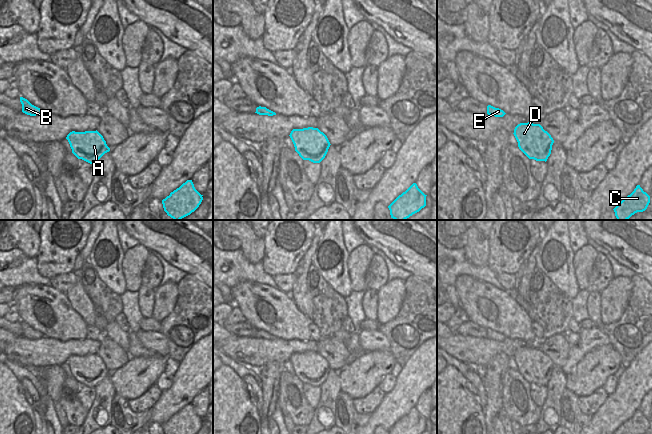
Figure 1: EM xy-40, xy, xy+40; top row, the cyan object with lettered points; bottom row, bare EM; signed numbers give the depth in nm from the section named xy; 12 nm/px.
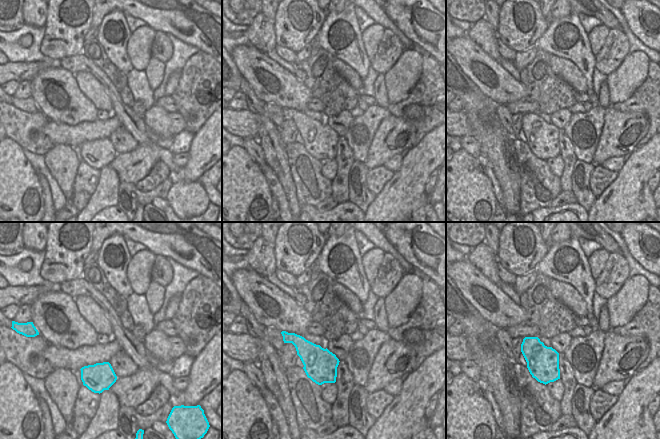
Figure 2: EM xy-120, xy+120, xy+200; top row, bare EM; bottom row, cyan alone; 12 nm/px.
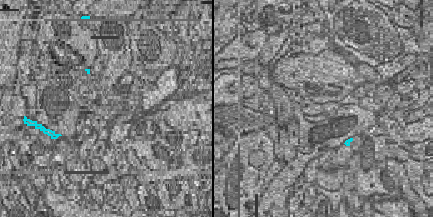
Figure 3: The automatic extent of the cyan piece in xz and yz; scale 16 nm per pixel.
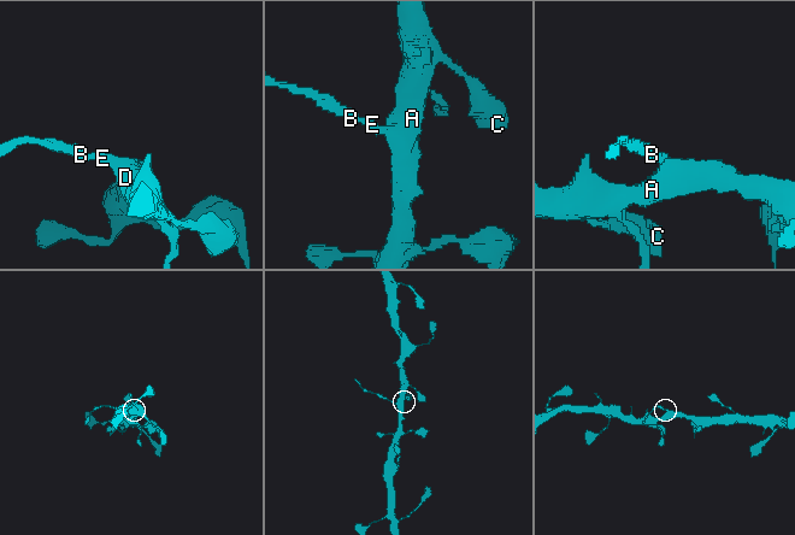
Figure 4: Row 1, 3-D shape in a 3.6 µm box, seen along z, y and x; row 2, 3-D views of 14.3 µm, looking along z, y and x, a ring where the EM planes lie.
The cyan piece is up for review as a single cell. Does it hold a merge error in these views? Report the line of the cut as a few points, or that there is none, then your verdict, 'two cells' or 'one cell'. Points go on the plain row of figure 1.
xy+40 (492, 330), (491, 338) | two cells

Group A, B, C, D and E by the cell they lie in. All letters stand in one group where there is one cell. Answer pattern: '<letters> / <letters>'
A C D E / B

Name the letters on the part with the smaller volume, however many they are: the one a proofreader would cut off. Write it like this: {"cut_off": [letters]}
{"cut_off": ["B"]}

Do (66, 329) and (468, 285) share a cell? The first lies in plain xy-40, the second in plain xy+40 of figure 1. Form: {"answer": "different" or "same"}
{"answer": "same"}

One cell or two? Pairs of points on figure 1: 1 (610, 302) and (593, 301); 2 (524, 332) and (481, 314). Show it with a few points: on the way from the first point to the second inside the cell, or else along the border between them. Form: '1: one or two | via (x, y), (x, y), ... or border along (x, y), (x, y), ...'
1: two | border along (599, 292), (599, 313), (603, 324)
2: one | via (513, 322), (509, 318), (497, 318), (492, 314)

